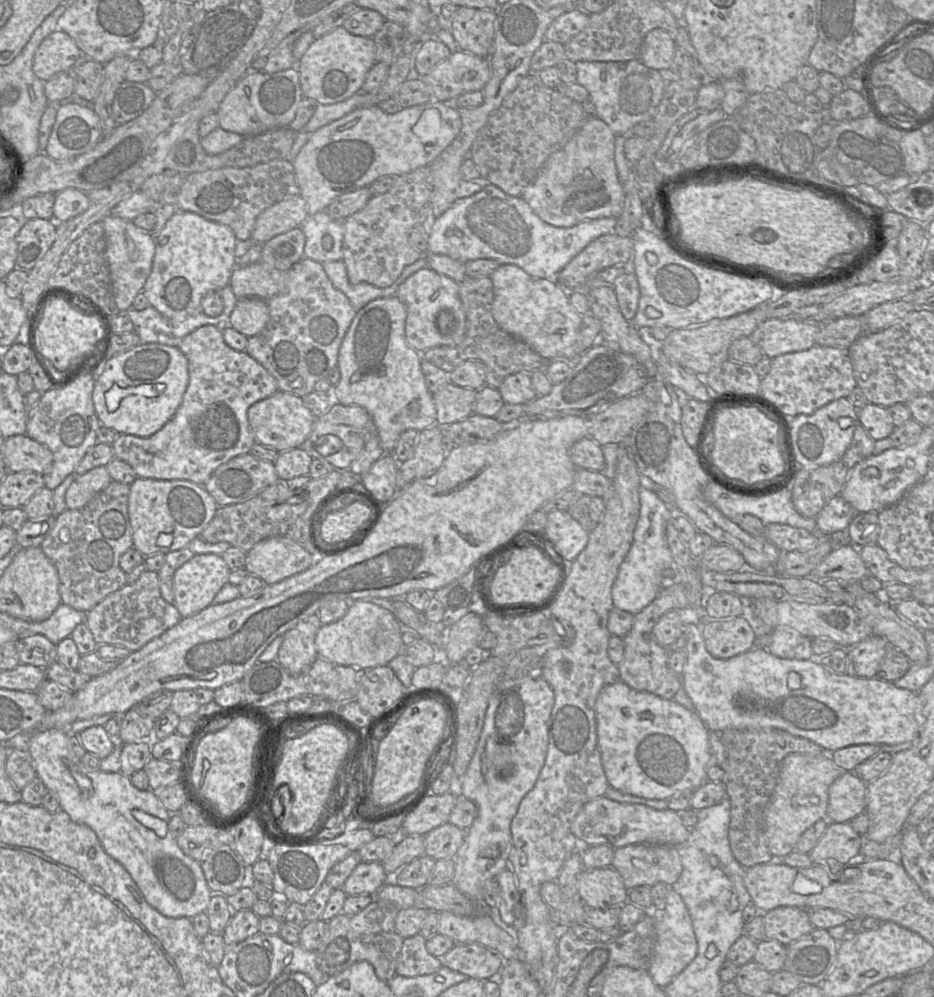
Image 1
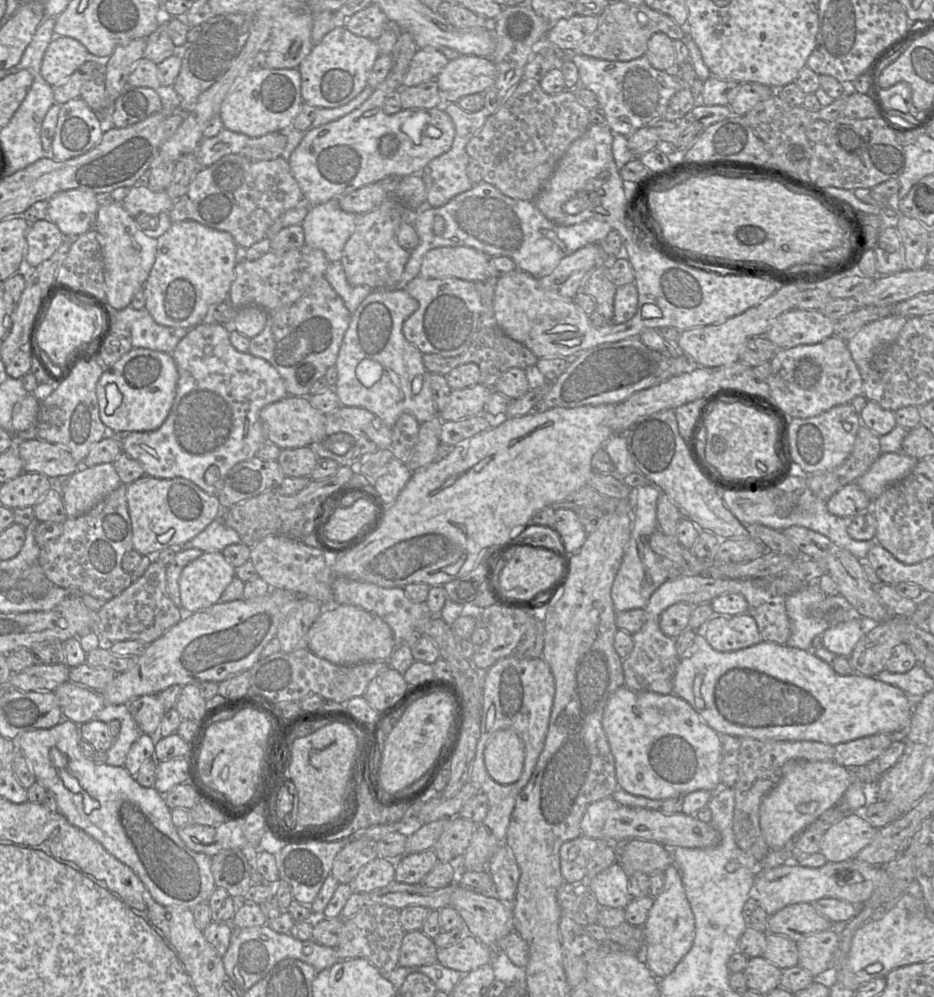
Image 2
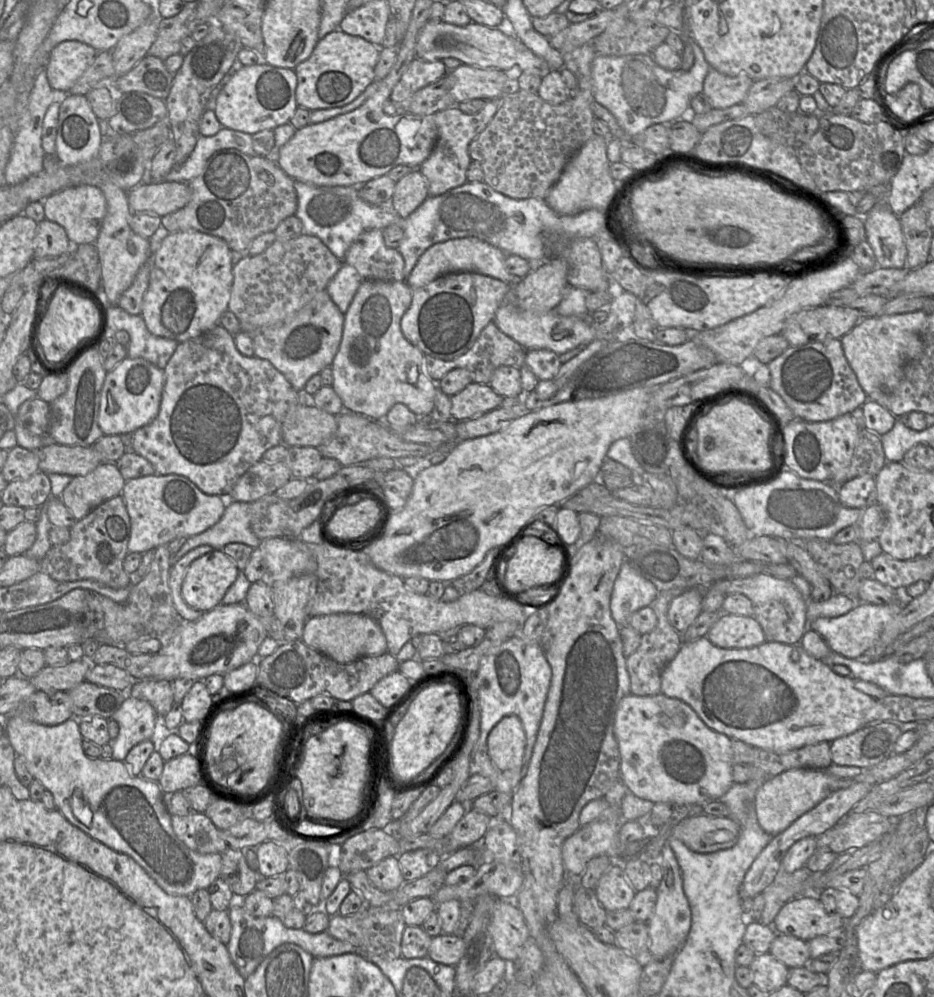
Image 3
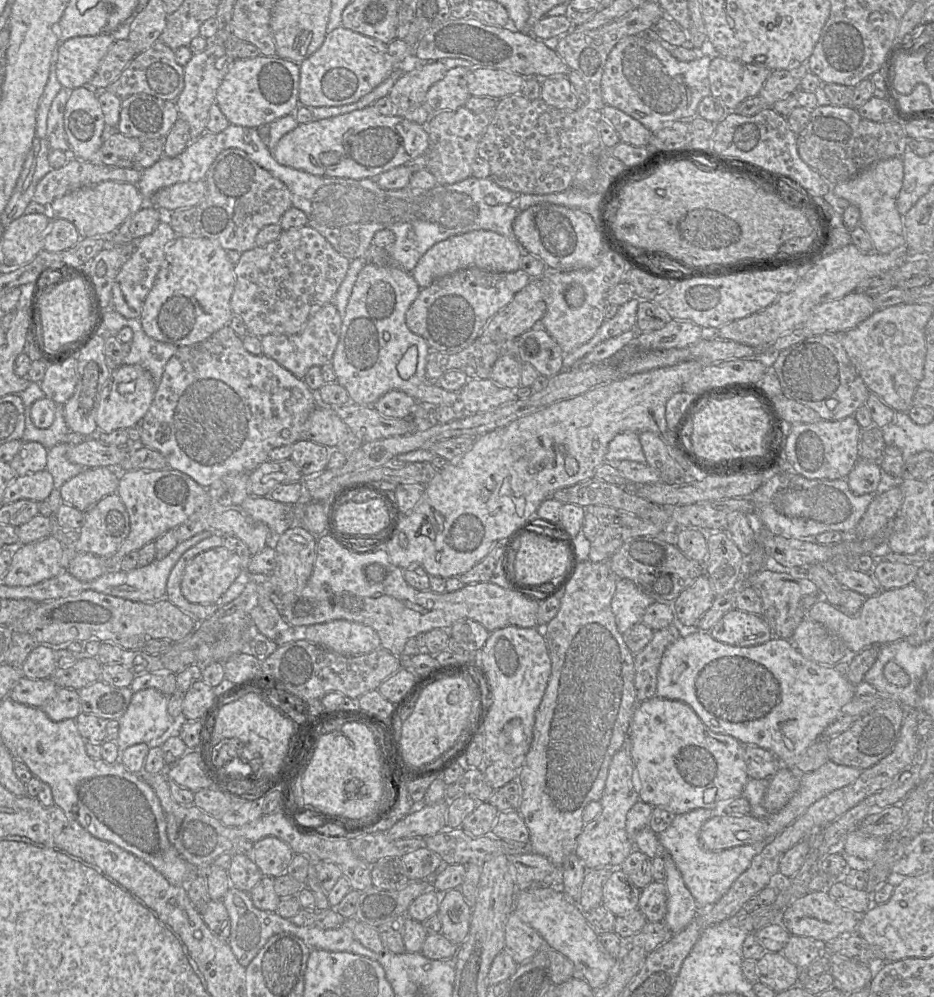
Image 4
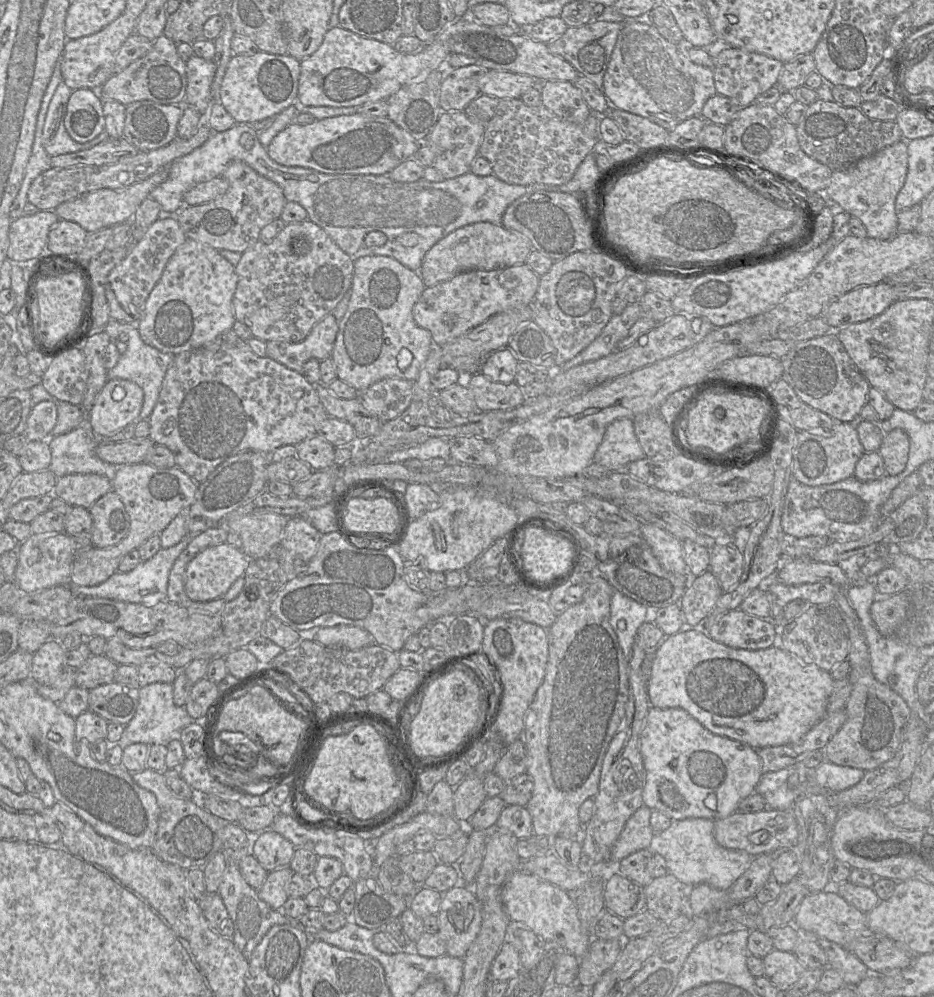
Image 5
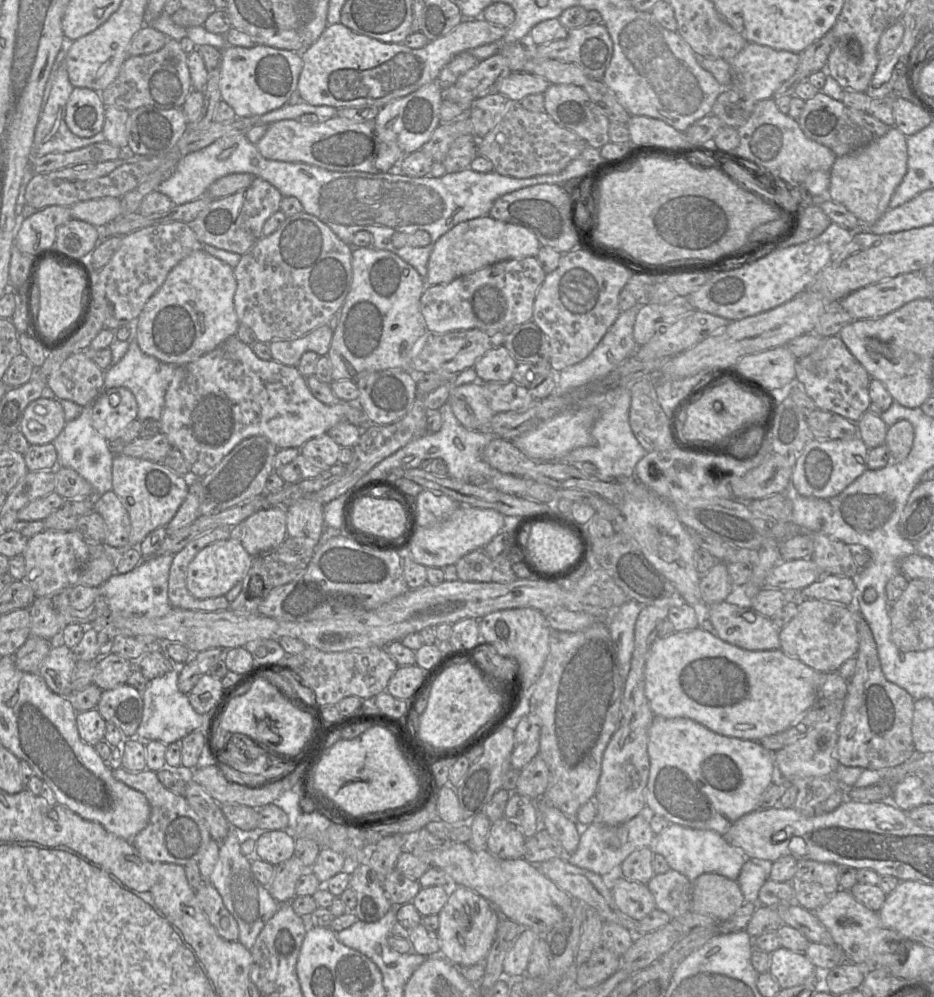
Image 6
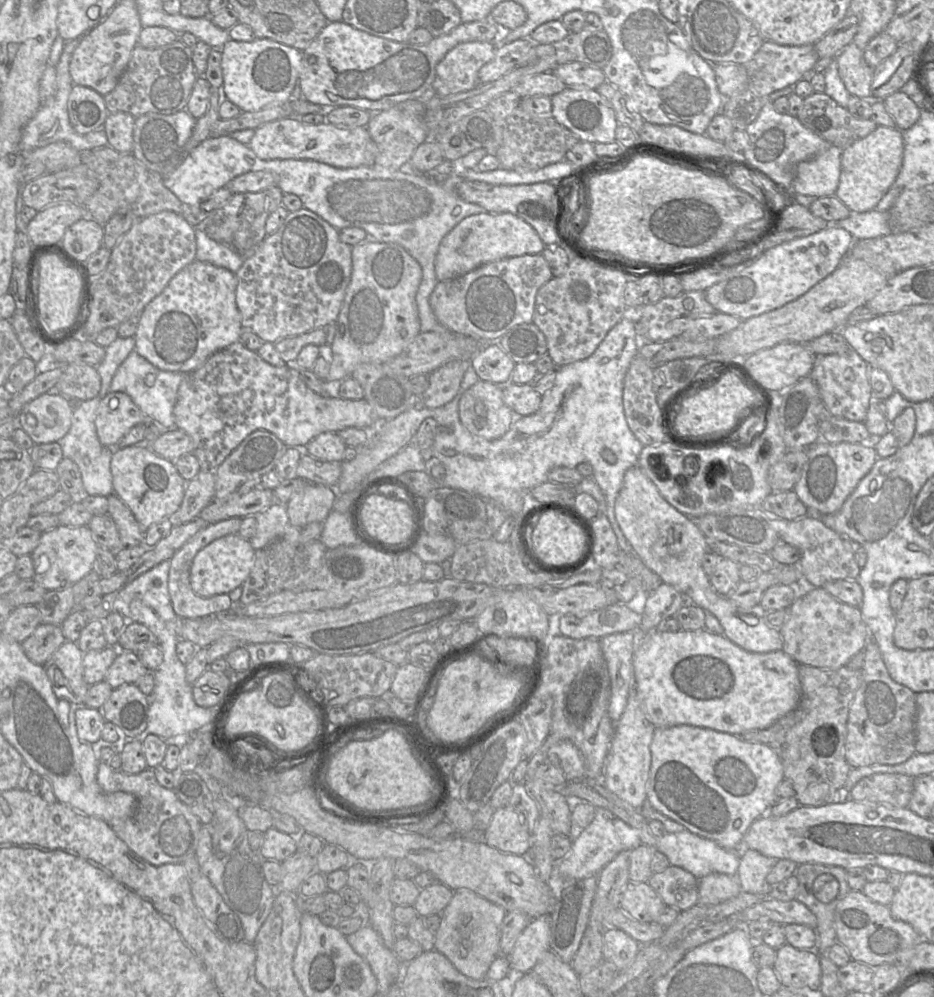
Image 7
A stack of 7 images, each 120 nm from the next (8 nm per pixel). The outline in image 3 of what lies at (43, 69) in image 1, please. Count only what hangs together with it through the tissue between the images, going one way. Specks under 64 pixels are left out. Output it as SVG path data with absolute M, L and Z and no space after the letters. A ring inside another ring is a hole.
M77 40L59 43L51 51L45 68L50 86L59 93L69 93L97 54L92 46Z

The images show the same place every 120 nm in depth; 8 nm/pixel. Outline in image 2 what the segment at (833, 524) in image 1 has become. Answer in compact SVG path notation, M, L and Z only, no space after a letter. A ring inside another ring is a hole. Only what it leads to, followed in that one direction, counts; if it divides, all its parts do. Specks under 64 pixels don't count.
M853 482L835 492L826 502L828 511L839 517L856 517L869 511L872 500Z

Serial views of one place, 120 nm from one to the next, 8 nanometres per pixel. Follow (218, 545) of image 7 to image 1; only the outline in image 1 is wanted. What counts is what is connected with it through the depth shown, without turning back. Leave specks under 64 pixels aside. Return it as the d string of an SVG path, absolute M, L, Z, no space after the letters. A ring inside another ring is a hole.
M195 554L174 573L174 606L183 618L192 616L212 604L220 589L229 582L230 569L219 554Z

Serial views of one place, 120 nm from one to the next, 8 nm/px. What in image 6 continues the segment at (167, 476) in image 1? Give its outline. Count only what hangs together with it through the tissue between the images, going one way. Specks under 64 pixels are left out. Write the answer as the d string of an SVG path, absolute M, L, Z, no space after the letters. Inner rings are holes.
M237 335L230 336L214 350L177 366L165 394L160 432L189 463L190 478L204 477L236 445L253 436L268 438L278 449L301 448L307 441L327 434L332 427L346 421L341 406L326 405L315 398L306 379L297 367L273 359L260 359L252 347L243 343Z

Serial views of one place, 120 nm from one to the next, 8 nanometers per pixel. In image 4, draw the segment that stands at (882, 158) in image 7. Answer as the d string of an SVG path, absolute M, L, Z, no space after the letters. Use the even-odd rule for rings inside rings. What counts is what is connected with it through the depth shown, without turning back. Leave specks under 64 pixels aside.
M895 157L874 162L855 178L834 185L833 190L837 197L846 199L851 205L860 209L860 225L869 234L875 252L887 254L900 246L906 245L903 216L896 206L903 178L903 160Z

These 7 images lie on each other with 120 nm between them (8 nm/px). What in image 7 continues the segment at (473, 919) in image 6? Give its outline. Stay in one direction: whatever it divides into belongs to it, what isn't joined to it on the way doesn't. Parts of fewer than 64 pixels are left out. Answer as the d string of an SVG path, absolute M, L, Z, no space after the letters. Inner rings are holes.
M466 888L457 889L450 903L440 914L441 924L434 936L434 949L445 955L454 967L466 977L473 980L486 979L491 964L499 956L501 928L506 914L507 911L503 907L479 896L474 891Z

